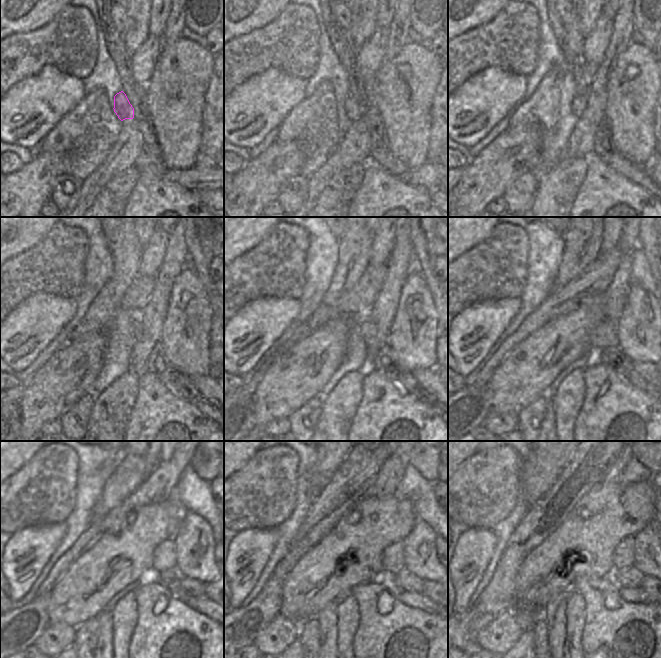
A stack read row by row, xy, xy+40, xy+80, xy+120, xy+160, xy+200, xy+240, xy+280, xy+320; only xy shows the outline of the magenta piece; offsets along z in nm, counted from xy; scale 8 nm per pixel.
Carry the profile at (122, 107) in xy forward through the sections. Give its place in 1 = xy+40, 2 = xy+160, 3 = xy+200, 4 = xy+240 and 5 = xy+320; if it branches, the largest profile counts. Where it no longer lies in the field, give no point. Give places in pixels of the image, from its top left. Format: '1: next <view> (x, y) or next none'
1: next xy+40 (353, 112)
2: next xy+160 (374, 339)
3: next xy+200 (605, 334)
4: next xy+240 (164, 556)
5: next xy+320 (623, 557)

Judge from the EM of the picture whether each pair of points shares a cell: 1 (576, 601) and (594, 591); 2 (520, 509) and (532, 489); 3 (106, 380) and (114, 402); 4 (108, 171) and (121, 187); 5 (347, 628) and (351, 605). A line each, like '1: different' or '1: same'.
1: different
2: different
3: different
4: different
5: same

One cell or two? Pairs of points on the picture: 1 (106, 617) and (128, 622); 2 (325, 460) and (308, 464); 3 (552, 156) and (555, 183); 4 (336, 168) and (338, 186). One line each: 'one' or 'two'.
1: two
2: two
3: two
4: two

